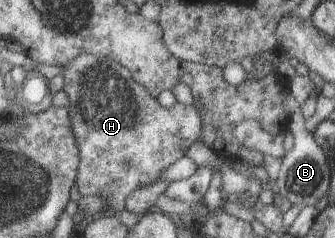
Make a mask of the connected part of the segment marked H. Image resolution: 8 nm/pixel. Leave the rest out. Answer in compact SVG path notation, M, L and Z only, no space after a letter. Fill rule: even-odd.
M83 53L73 61L69 61L62 68L64 78L64 92L68 95L69 111L73 134L76 136L77 146L80 148L80 168L77 170L78 191L84 197L89 195L105 195L109 206L116 214L125 210L126 199L131 192L154 183L159 175L174 162L182 159L188 150L201 137L201 116L196 108L176 102L169 110L176 112L176 122L170 128L154 130L154 112L148 110L167 110L162 108L156 98L152 98L149 91L140 83L133 80L133 75L124 63L114 61L109 57L96 58L93 53Z

